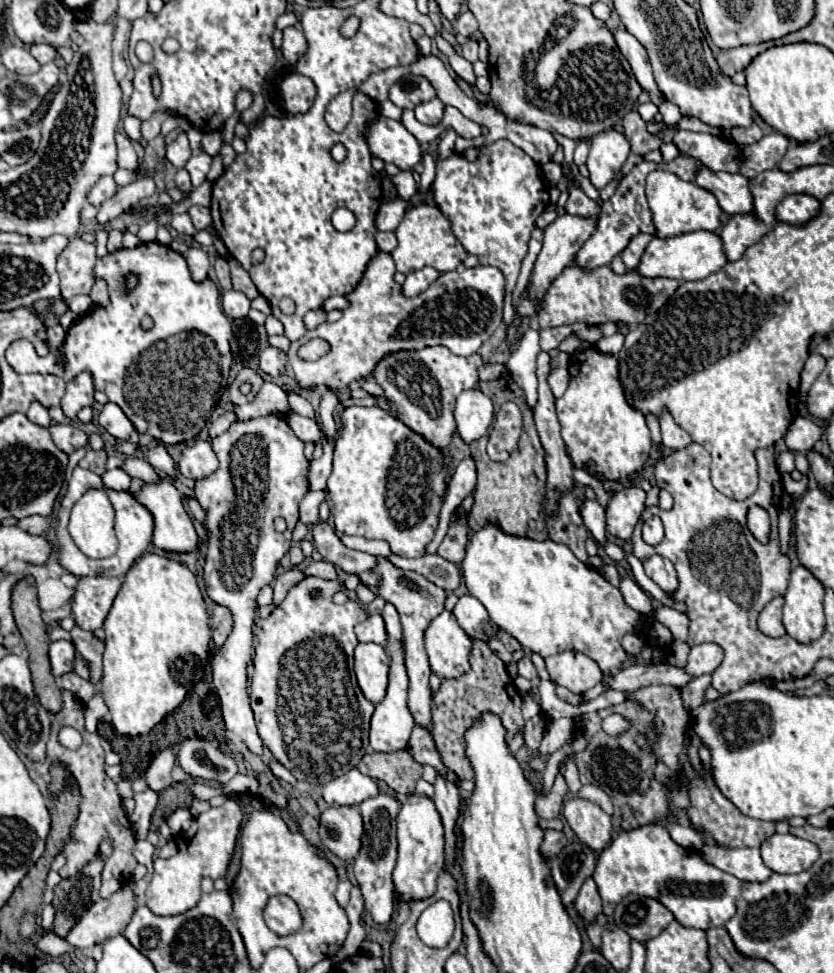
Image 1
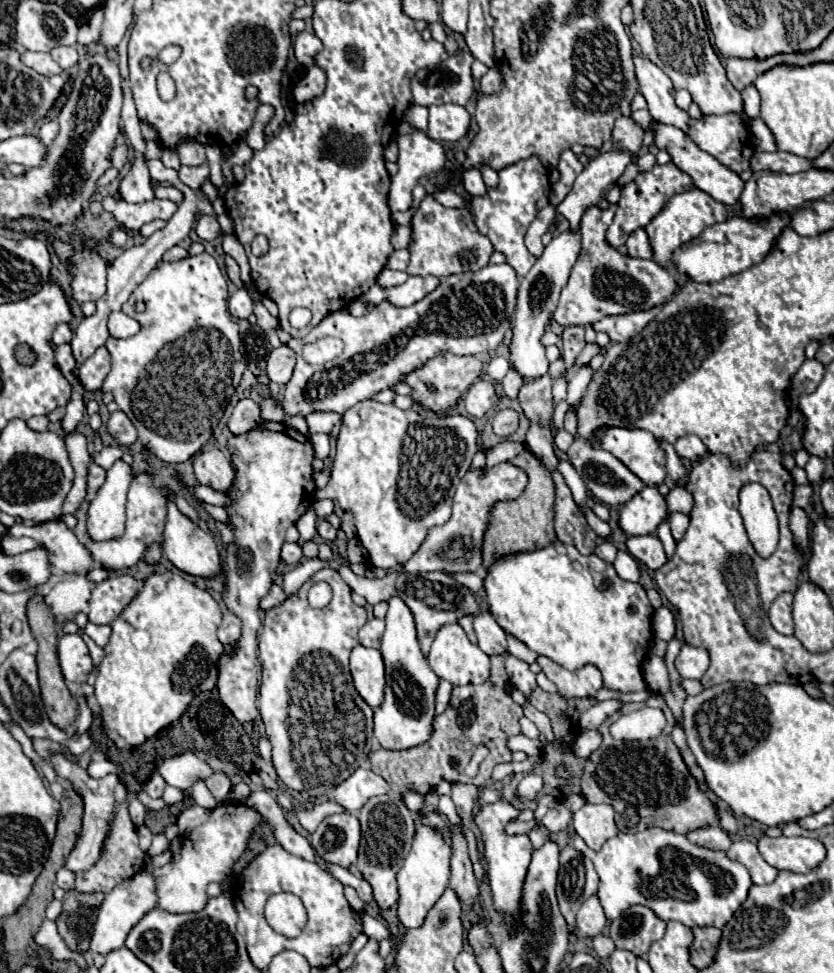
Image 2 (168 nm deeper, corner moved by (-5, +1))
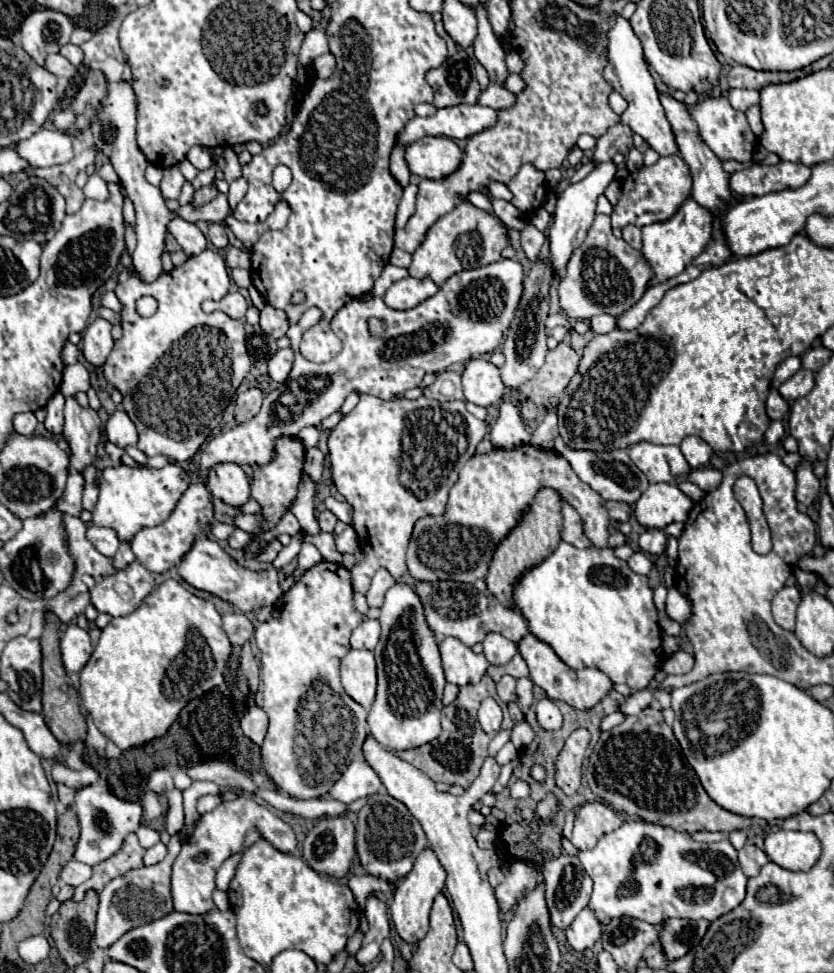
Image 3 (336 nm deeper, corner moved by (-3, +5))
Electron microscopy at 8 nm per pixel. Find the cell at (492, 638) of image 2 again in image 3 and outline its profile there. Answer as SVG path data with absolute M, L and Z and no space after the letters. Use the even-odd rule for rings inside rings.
M490 633L484 639L484 657L490 661L490 665L506 665L516 653L518 645L498 633Z

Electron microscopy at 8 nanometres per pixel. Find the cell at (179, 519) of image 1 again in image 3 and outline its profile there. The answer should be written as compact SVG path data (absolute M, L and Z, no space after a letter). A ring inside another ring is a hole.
M300 533L292 537L290 545L284 547L278 557L272 561L272 567L266 571L250 571L242 565L238 565L218 543L210 541L206 535L200 535L194 543L194 547L184 555L184 559L178 565L178 575L192 587L212 593L228 603L232 603L234 607L238 607L242 613L250 613L250 611L258 611L260 607L266 605L274 605L280 597L282 597L282 589L278 583L278 567L288 565L300 551Z

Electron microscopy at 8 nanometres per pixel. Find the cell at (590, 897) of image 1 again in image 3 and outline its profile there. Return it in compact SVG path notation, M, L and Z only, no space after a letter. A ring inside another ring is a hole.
M582 909L574 923L566 929L566 939L570 947L578 953L584 953L594 947L594 943L600 939L602 925L596 921L590 909Z

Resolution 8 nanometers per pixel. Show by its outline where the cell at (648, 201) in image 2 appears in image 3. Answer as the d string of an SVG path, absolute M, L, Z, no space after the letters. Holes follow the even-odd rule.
M670 155L670 157L660 157L654 165L650 167L640 167L638 171L632 171L624 183L622 183L622 197L618 199L614 213L612 213L612 227L626 227L626 225L652 225L652 223L662 223L668 221L676 211L682 201L690 197L692 189L692 177L688 165L682 161L680 155Z

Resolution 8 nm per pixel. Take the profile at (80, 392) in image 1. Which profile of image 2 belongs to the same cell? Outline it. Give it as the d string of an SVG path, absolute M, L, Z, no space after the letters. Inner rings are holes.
M100 347L88 361L84 361L84 365L78 367L84 389L92 393L100 391L108 371L110 371L110 361L108 361L108 351L104 347Z

